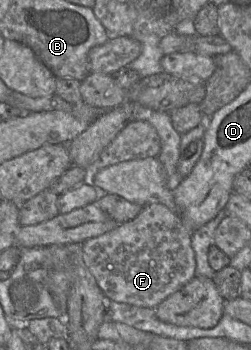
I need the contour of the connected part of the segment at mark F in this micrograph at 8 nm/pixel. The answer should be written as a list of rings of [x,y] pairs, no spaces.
[[[161,203],[143,206],[133,220],[112,231],[82,243],[84,262],[105,297],[111,301],[138,307],[156,308],[196,276],[196,262],[191,246],[191,233],[183,225],[179,213]]]

